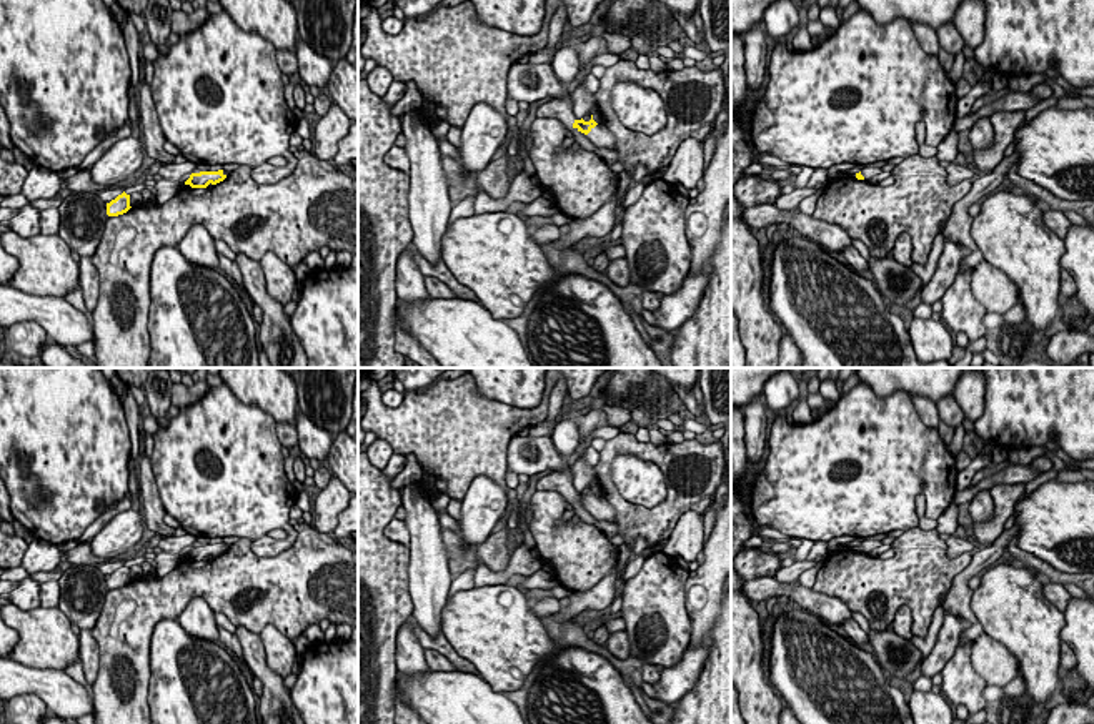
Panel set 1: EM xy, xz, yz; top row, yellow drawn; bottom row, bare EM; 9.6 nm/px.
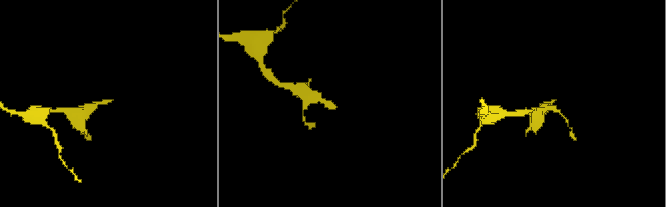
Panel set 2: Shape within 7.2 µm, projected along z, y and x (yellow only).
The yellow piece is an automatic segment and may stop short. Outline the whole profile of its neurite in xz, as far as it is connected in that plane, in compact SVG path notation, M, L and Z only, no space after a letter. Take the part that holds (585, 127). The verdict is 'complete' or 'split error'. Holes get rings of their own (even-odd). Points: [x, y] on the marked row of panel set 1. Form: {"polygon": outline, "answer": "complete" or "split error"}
{"polygon": "M591 115L589 121L584 121L583 118L574 120L573 128L584 133L598 146L604 146L604 148L613 150L613 151L618 146L616 136L606 126L598 125L593 120L593 115Z", "answer": "split error"}

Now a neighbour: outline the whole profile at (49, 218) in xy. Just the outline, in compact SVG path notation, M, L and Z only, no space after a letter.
M47 208L40 211L40 235L58 235L60 213L58 208Z

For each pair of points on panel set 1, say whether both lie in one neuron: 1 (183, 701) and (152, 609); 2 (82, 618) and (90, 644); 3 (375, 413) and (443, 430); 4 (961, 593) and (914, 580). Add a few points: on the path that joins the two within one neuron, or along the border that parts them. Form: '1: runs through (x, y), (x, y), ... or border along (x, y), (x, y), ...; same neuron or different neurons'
1: border along (177, 618), (164, 618), (157, 623), (149, 661); different neurons
2: border along (82, 628), (90, 631); different neurons
3: runs through (392, 425), (427, 426); same neuron
4: border along (971, 558), (953, 580), (948, 591); different neurons

